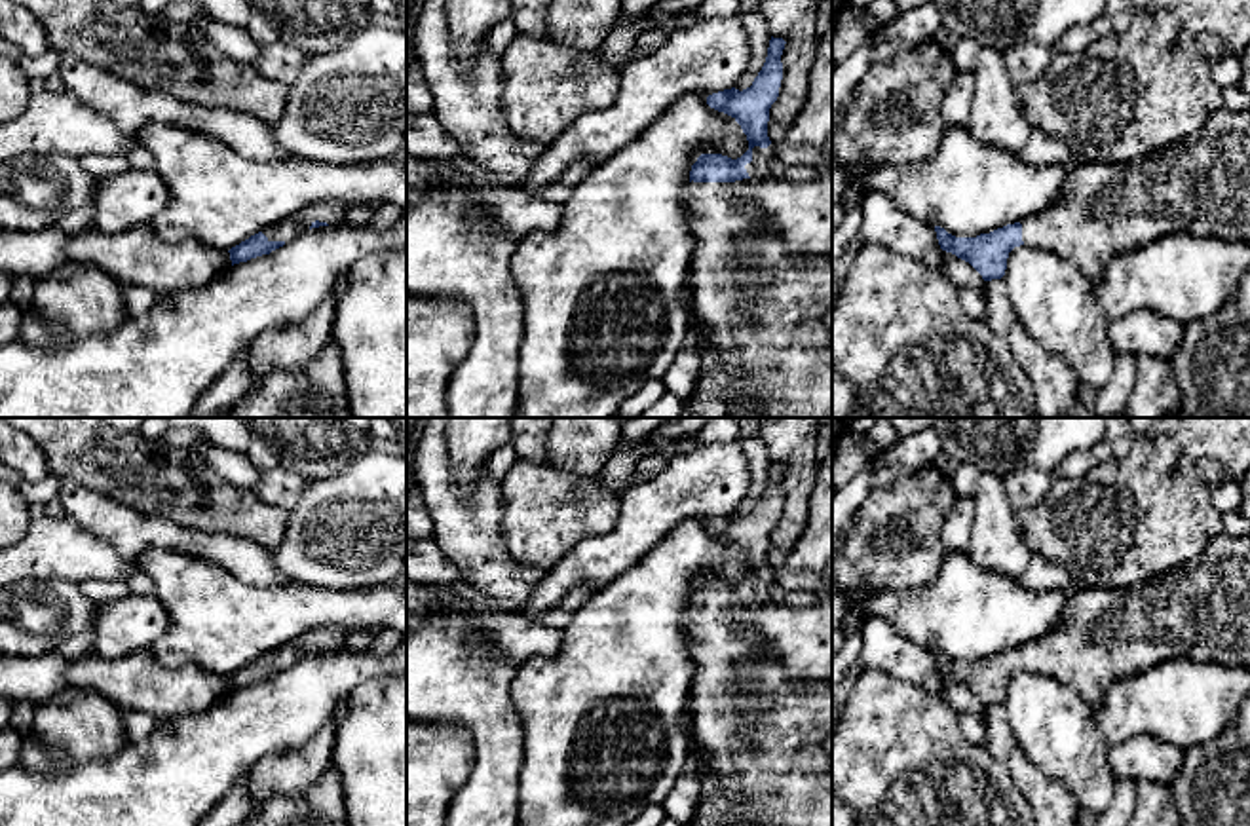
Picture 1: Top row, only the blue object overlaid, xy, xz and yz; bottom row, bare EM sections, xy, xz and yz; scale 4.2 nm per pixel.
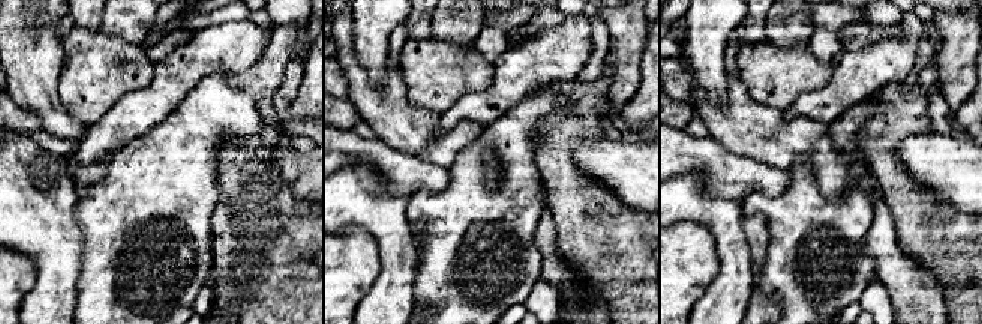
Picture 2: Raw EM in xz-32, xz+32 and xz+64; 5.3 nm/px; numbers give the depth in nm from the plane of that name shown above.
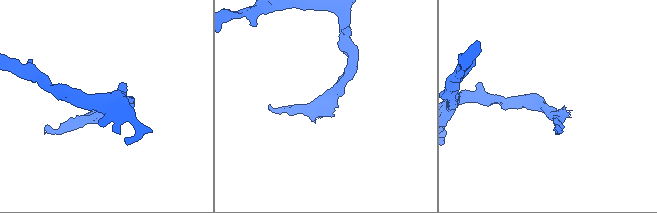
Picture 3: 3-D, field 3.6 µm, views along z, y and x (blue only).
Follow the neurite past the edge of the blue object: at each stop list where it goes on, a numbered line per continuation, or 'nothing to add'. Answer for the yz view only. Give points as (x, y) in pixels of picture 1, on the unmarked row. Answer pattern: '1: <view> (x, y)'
1: yz (1201, 610)

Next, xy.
1: xy (329, 638)

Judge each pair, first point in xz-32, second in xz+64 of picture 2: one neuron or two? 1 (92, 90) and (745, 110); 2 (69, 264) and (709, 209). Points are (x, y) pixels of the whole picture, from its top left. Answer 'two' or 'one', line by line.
1: two
2: one

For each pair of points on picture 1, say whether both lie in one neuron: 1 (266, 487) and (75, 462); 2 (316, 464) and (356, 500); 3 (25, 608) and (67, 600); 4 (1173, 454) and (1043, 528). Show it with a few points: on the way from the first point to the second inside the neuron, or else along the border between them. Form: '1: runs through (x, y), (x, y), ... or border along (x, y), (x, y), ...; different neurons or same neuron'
1: border along (249, 488), (259, 498), (287, 511); different neurons
2: border along (367, 450), (337, 473), (310, 479); different neurons
3: runs through (35, 608), (57, 608); same neuron
4: runs through (1140, 487), (1117, 487), (1076, 526); same neuron

